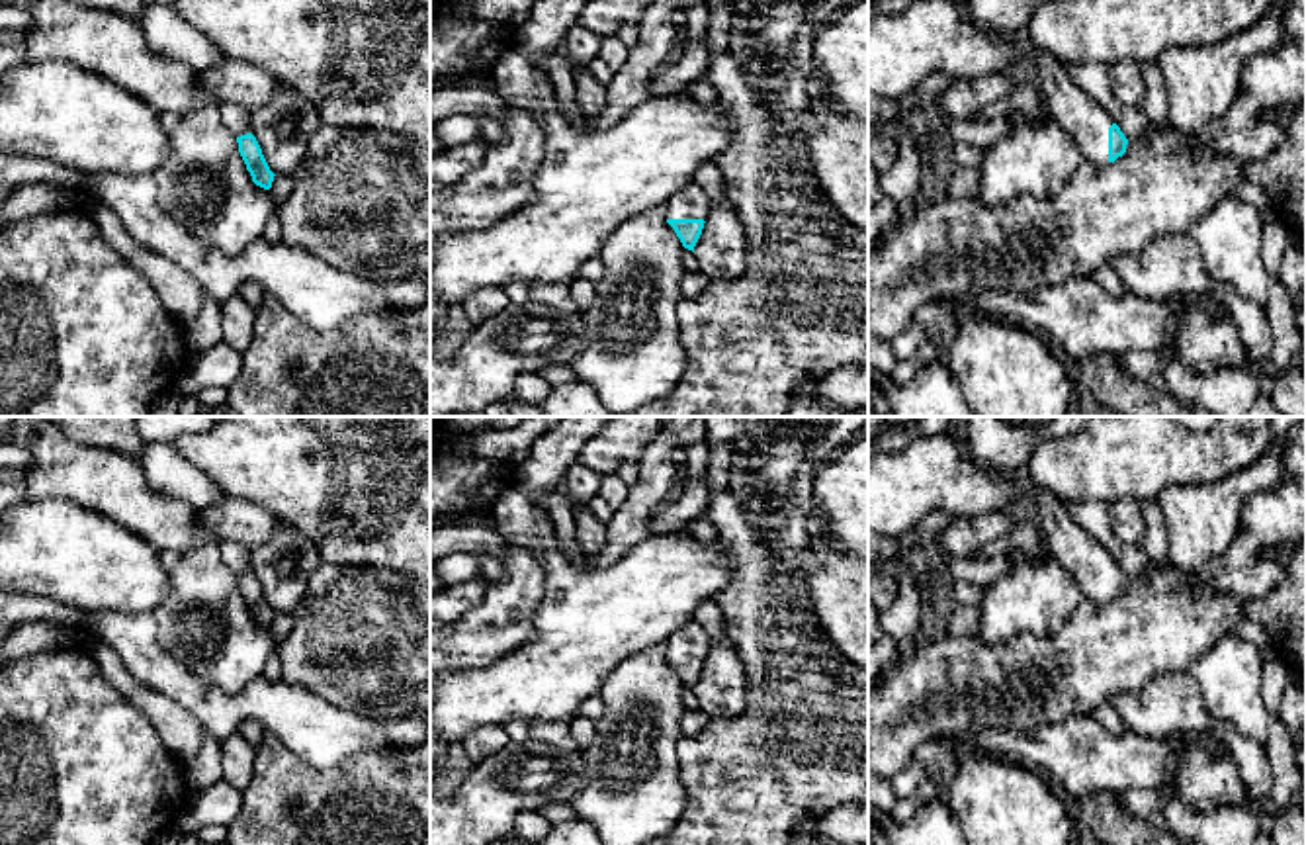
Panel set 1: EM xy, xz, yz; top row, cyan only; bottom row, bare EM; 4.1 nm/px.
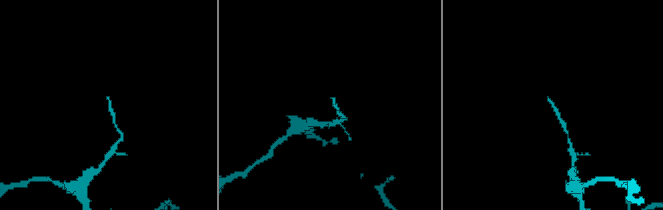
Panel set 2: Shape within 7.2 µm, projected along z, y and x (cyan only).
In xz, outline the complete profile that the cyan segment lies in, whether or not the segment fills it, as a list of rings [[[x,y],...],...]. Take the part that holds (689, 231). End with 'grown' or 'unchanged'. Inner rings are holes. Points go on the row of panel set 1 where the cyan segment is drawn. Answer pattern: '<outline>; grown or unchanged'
[[[694,182],[673,194],[665,203],[667,223],[675,229],[682,246],[694,252],[702,235],[704,219],[710,215],[712,200]]]; grown

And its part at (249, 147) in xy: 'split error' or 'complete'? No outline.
complete

